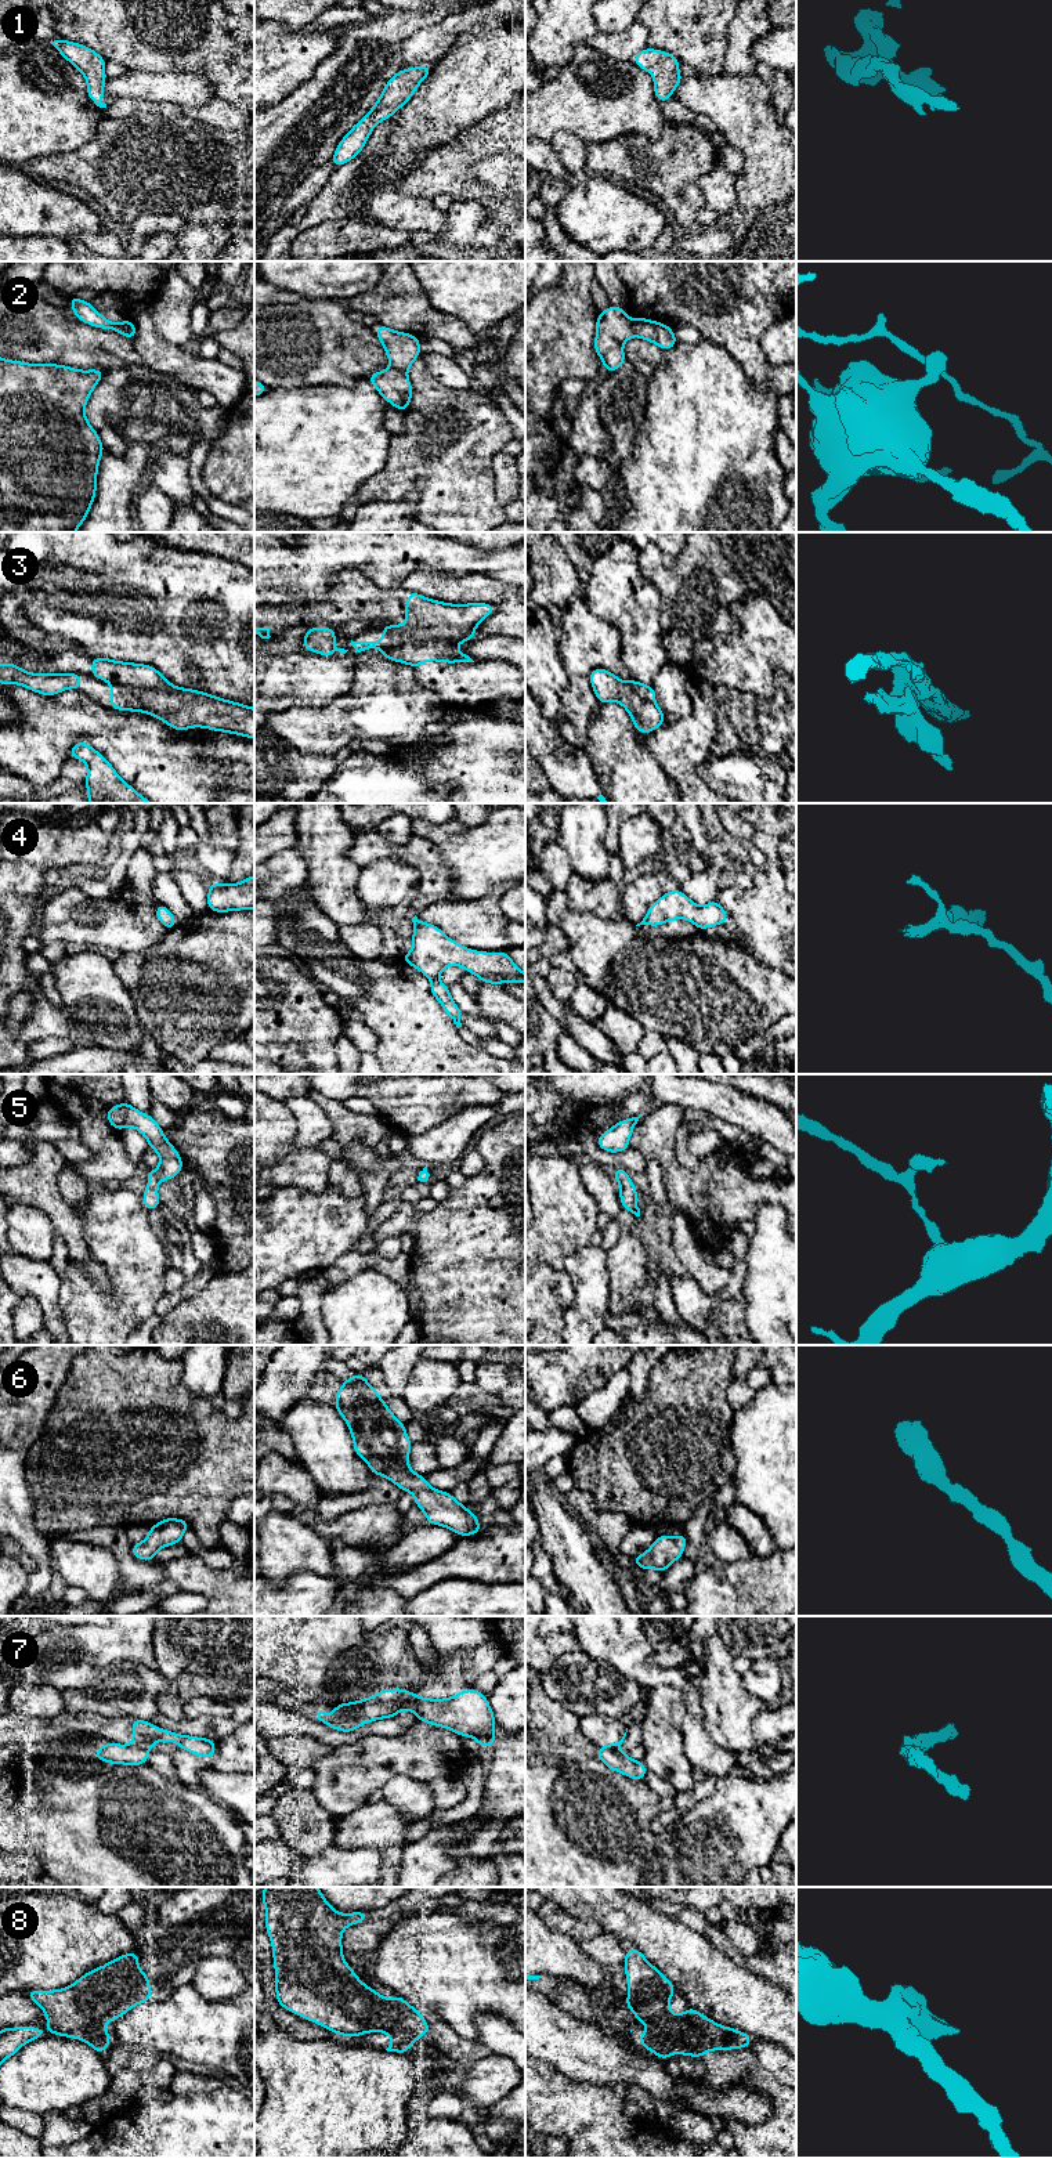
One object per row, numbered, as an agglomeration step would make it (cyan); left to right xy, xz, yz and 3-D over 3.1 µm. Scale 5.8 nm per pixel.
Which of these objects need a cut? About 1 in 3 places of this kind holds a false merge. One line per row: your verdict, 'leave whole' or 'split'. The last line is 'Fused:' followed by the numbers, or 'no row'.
1: leave whole
2: split
3: split
4: leave whole
5: leave whole
6: leave whole
7: split
8: leave whole
Fused: 2, 3, 7

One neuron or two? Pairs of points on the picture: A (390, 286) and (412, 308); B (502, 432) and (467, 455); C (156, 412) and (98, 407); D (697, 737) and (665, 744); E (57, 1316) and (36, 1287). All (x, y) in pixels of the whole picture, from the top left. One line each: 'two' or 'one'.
A: one
B: one
C: one
D: one
E: one

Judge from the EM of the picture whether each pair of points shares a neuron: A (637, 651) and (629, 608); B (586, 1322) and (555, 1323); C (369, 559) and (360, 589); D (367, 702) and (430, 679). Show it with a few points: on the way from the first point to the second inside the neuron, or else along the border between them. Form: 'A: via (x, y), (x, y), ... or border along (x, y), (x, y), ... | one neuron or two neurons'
A: via (637, 640), (632, 620) | one neuron
B: border along (574, 1291), (566, 1309), (563, 1330) | two neurons
C: border along (332, 575), (358, 570), (379, 586), (393, 589) | two neurons
D: border along (414, 669), (415, 678), (444, 702) | two neurons

